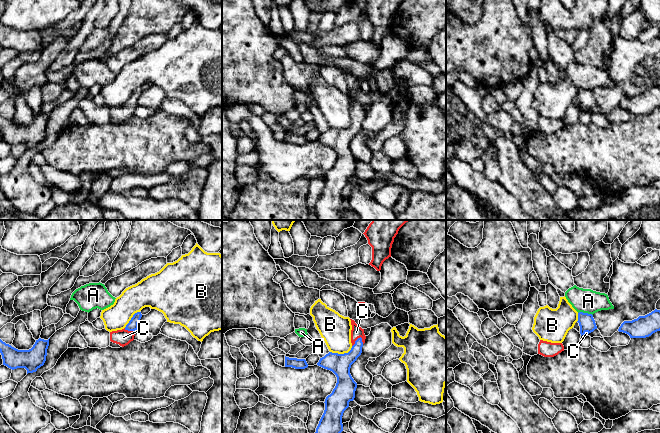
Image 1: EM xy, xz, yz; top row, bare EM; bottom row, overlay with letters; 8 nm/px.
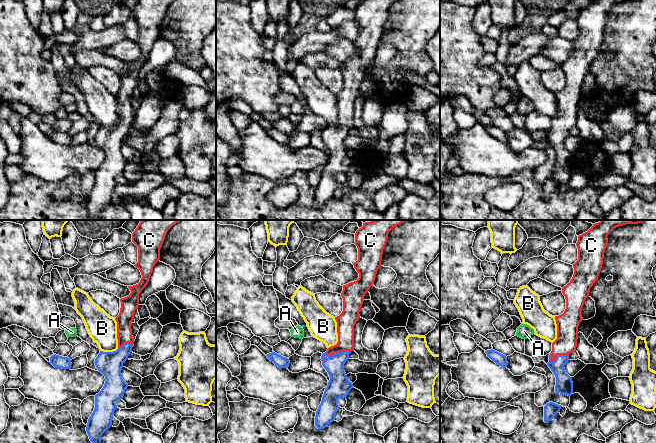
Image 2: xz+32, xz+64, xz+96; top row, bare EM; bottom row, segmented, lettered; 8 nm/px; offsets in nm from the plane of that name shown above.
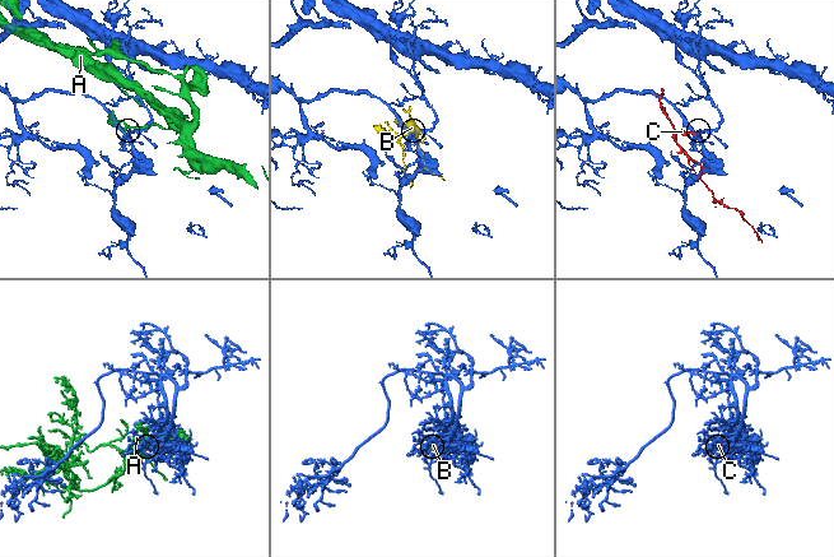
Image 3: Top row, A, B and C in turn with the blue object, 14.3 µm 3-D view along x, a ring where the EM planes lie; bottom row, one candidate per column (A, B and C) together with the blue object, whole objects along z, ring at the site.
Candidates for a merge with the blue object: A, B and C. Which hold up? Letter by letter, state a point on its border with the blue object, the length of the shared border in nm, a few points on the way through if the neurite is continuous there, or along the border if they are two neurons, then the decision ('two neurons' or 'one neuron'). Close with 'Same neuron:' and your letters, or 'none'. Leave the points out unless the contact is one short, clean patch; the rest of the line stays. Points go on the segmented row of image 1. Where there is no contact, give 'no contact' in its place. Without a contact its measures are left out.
A: yz (585, 313) | 120 nm | two neurons
B: xz (341, 354) | 190 nm | along xz (352, 346), (347, 352), (330, 352) | two neurons
C: xz (355, 341) | 110 nm | across xz (340, 364), (355, 350), (355, 341), (356, 332) | one neuron
Same neuron: C

